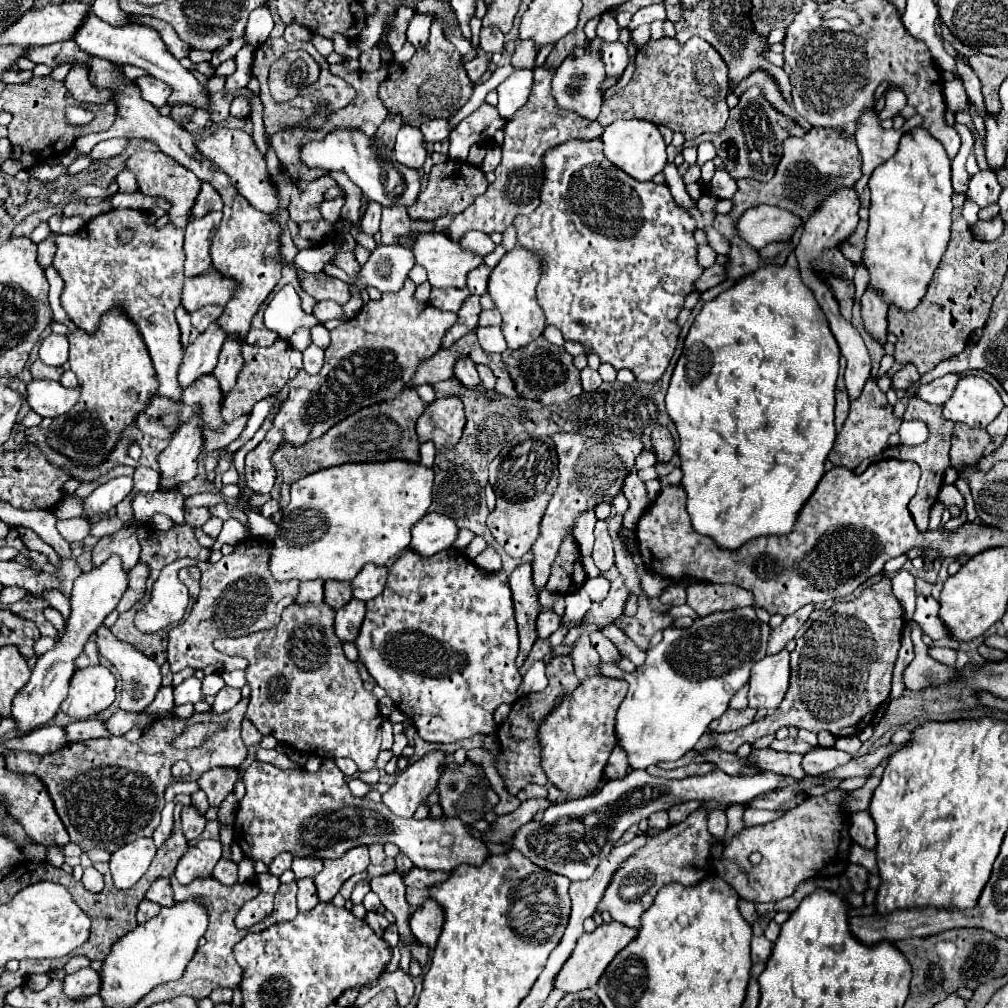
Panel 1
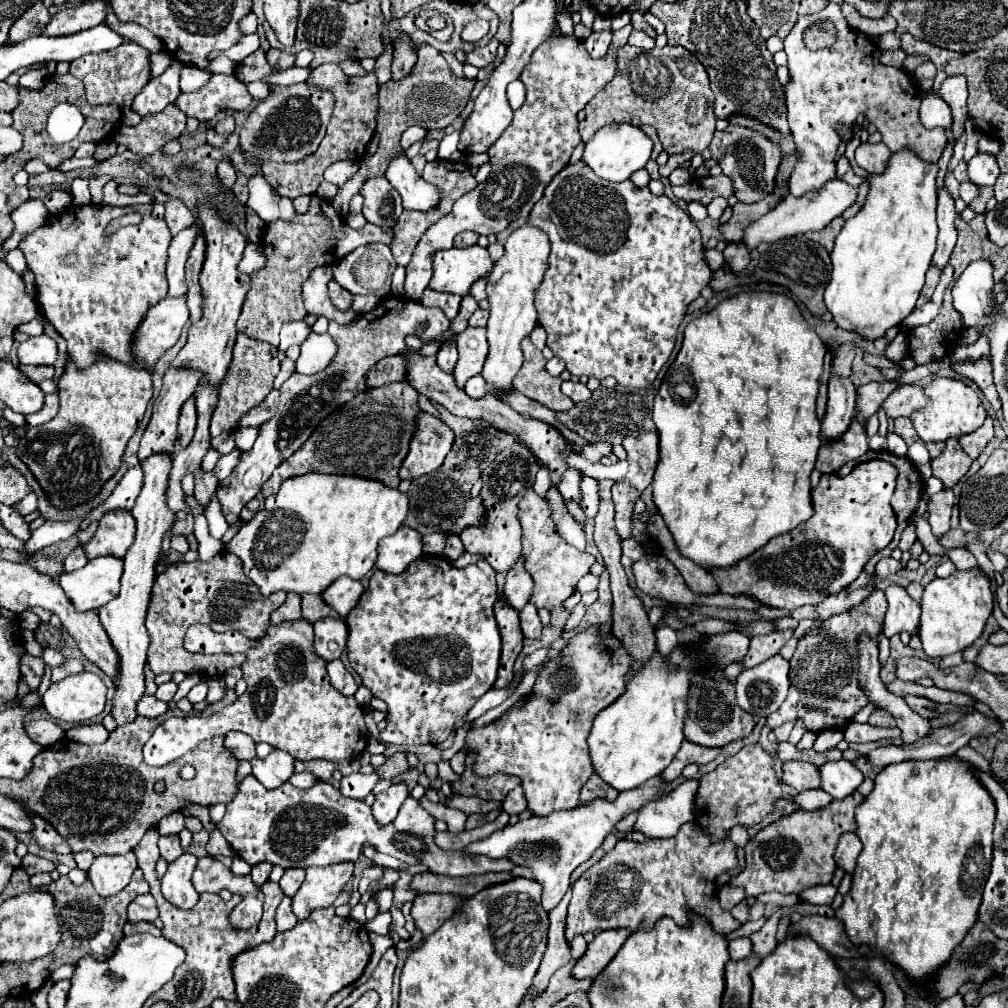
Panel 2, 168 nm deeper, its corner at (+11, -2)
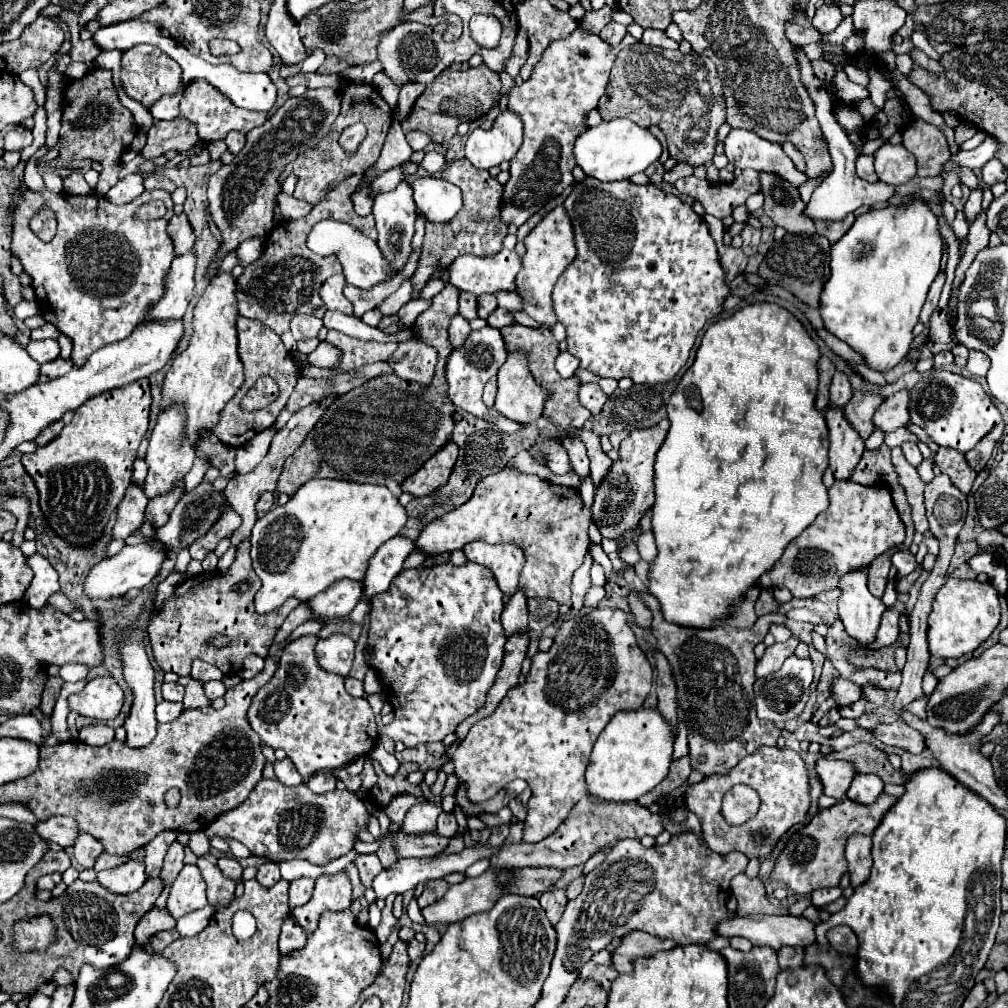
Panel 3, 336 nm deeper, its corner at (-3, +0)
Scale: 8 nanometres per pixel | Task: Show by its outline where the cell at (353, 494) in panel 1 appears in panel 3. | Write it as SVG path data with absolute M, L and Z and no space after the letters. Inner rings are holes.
M309 479L299 487L299 491L283 507L275 507L257 519L251 533L251 559L257 577L261 579L261 589L255 595L255 609L259 613L269 613L279 609L287 597L297 597L299 601L309 601L317 593L331 587L339 579L361 581L367 573L369 559L375 551L391 537L395 537L407 523L407 511L397 501L395 495L383 485L363 485L339 479Z

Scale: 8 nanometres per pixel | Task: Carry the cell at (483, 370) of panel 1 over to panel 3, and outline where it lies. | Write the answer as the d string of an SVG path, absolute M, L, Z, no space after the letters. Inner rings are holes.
M493 377L491 381L487 381L485 385L485 393L483 393L483 403L487 407L493 407L495 403L495 395L497 395L497 377Z

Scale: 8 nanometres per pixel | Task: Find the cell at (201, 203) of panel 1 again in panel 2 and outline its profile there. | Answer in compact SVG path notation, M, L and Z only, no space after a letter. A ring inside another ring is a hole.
M179 199L165 203L165 223L167 223L171 235L177 235L181 229L191 227L193 221L195 221L193 213Z

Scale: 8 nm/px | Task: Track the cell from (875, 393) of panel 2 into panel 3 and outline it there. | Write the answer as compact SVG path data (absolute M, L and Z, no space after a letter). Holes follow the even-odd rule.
M855 391L851 401L845 405L845 415L853 423L853 427L859 431L863 439L871 435L875 429L873 425L873 415L879 409L879 405L885 401L883 395L875 393L865 393L865 391Z

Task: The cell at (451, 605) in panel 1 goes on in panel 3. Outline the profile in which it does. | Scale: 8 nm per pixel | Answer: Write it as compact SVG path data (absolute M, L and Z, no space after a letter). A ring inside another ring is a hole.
M441 563L407 569L393 579L385 593L371 597L367 633L367 649L371 651L369 667L379 675L383 693L395 711L395 721L383 727L385 735L393 741L405 743L405 747L443 741L463 719L483 707L505 655L507 635L501 625L501 611L503 591L499 589L495 575L479 563L467 563L461 567Z

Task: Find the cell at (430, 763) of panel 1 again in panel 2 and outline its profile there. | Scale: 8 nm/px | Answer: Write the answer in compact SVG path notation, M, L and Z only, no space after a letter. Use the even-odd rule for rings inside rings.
M395 783L391 785L385 793L379 793L375 803L373 803L373 817L379 825L385 825L389 821L393 821L399 813L399 807L403 805L403 801L407 799L409 791L403 783Z

